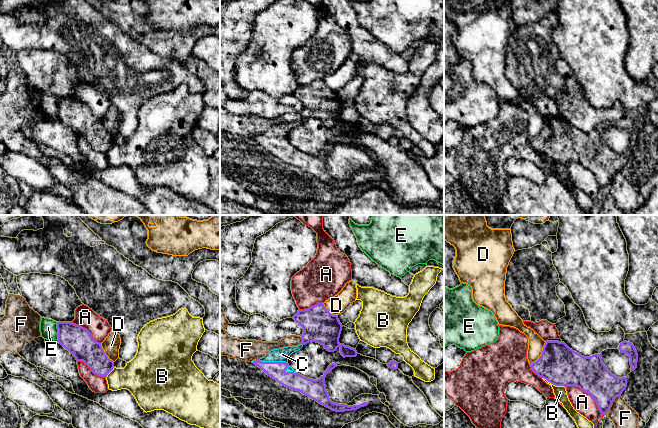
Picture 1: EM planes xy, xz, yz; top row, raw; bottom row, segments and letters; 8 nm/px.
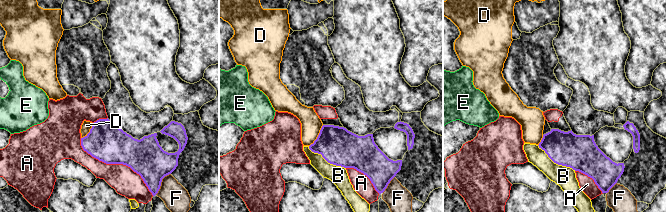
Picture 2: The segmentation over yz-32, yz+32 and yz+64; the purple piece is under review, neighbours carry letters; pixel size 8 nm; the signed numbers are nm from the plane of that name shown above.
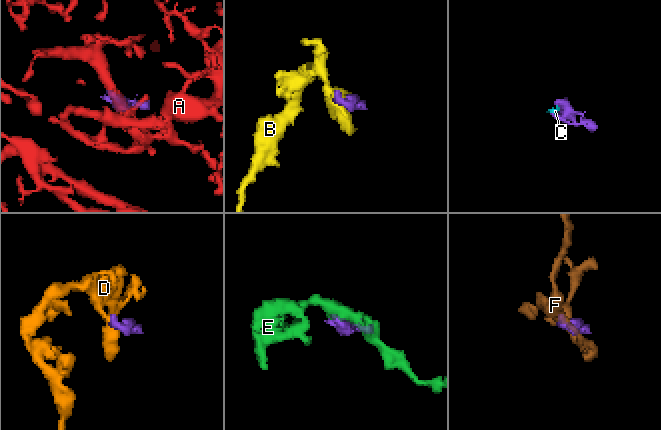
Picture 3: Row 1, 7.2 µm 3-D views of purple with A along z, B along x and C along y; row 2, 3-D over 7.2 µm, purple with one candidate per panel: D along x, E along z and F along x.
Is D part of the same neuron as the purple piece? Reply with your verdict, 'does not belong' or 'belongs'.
does not belong

